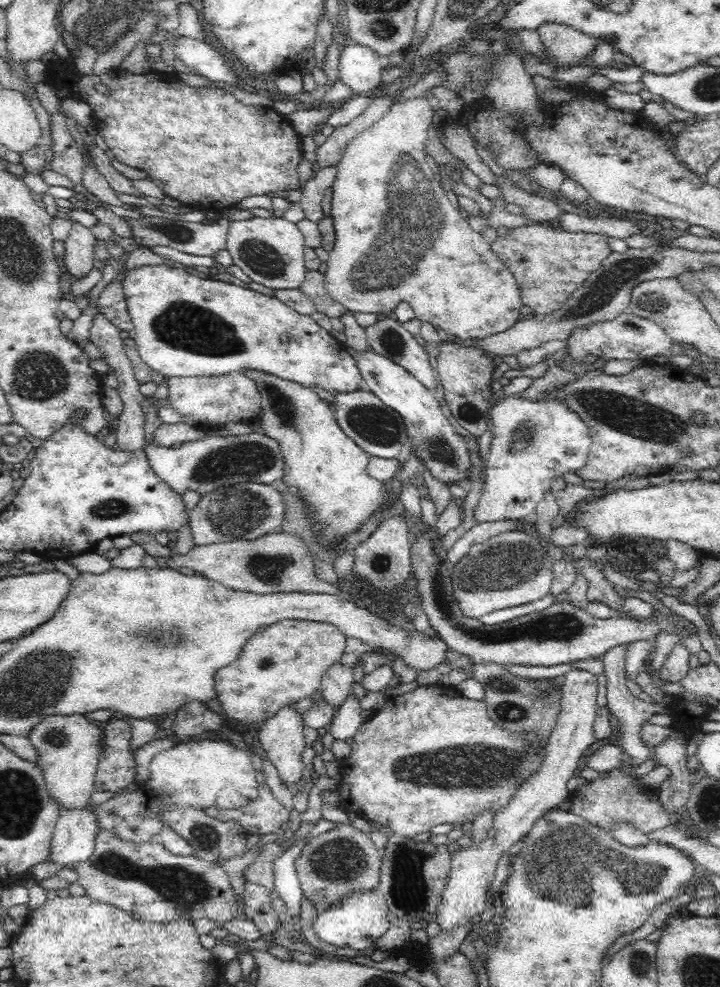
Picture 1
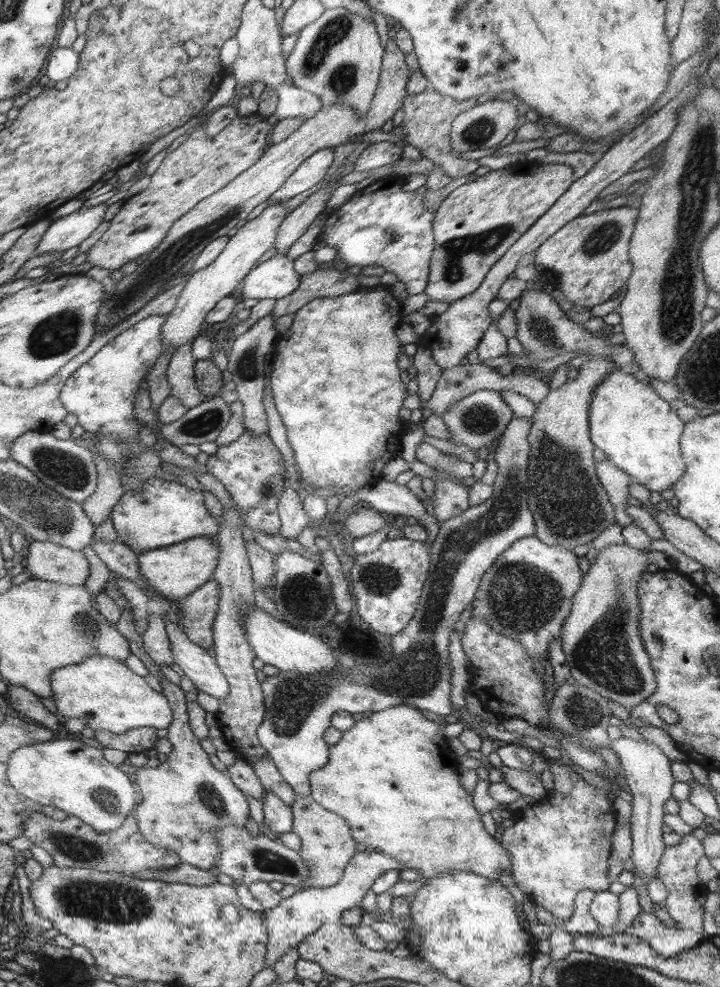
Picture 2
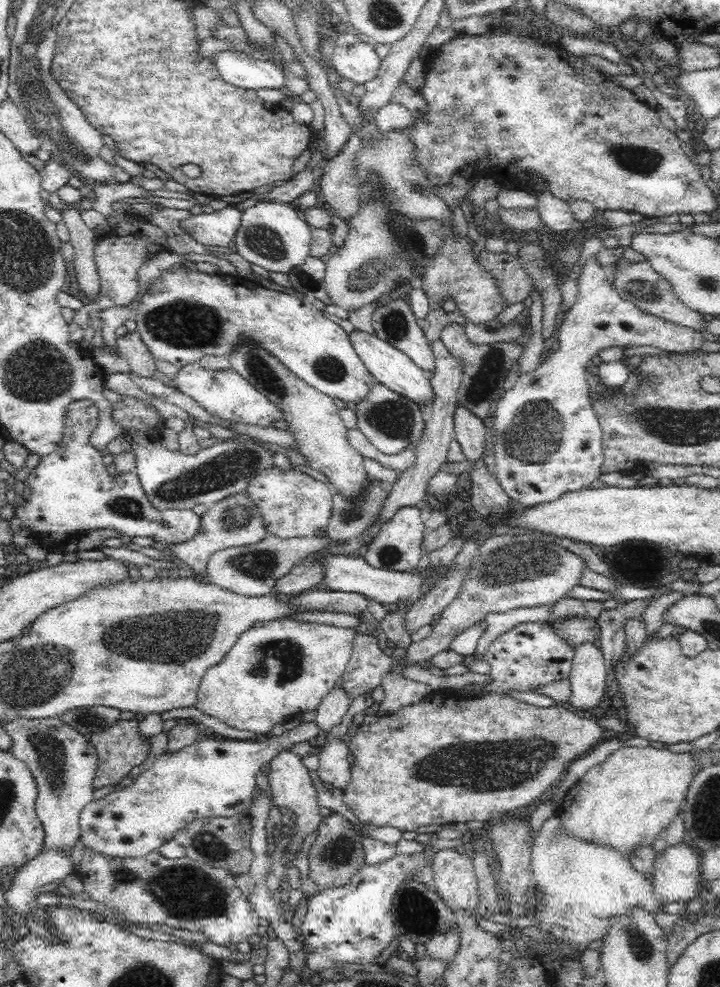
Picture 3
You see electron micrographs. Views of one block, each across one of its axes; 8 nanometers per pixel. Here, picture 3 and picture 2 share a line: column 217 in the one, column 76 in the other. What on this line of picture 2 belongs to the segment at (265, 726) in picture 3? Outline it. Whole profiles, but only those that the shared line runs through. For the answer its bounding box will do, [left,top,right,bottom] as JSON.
[54,656,174,734]

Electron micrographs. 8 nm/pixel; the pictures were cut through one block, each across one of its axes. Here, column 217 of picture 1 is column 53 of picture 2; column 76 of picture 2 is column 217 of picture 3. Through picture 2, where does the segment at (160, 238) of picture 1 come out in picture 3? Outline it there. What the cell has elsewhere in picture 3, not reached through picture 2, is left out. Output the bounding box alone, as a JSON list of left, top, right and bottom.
[180,205,241,246]

